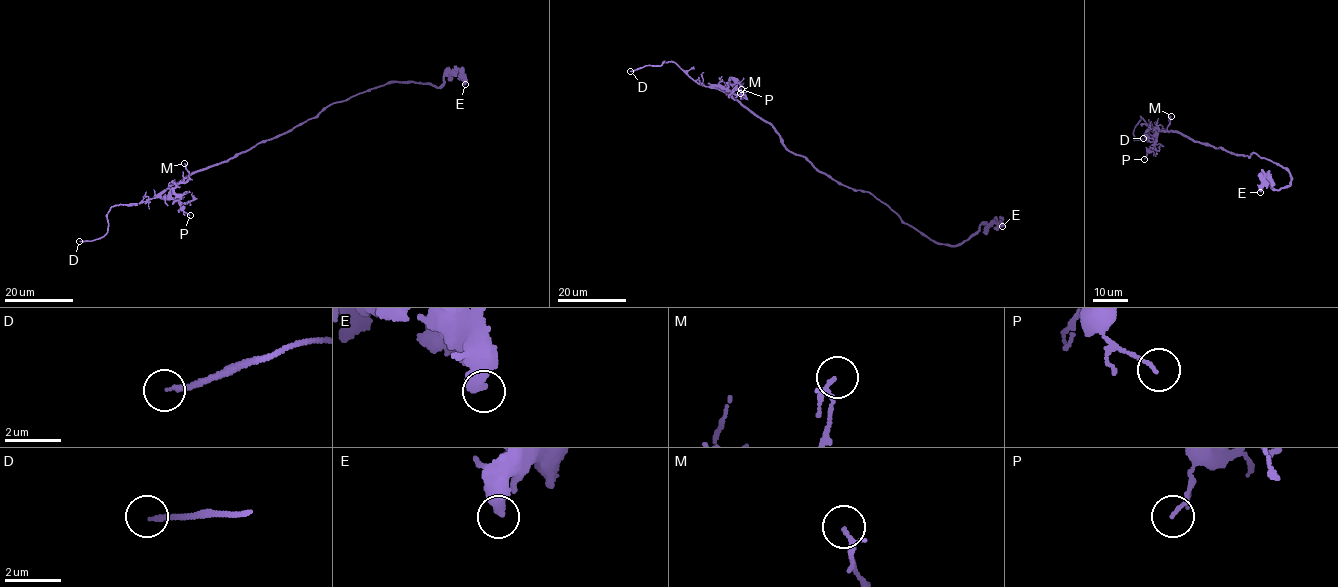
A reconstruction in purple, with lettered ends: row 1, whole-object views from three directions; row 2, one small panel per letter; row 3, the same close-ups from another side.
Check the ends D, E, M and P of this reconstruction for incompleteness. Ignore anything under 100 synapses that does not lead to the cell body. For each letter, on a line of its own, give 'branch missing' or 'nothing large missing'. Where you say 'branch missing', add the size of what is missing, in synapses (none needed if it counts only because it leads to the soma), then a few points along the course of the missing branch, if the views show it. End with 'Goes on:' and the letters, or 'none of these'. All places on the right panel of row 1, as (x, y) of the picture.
D: branch missing; course (1143, 138), (1162, 124), (1167, 113)
E: nothing large missing
M: nothing large missing
P: nothing large missing
Goes on: D

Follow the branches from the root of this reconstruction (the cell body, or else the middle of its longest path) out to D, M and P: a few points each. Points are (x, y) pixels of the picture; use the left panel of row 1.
D: (266, 140), (195, 171), (154, 198), (113, 206), (107, 214), (107, 232), (92, 240), (79, 241)
M: (266, 140), (171, 184), (161, 194), (163, 197), (189, 177), (184, 163)
P: (266, 140), (229, 159), (195, 171), (171, 184), (161, 194), (175, 199), (190, 215)

